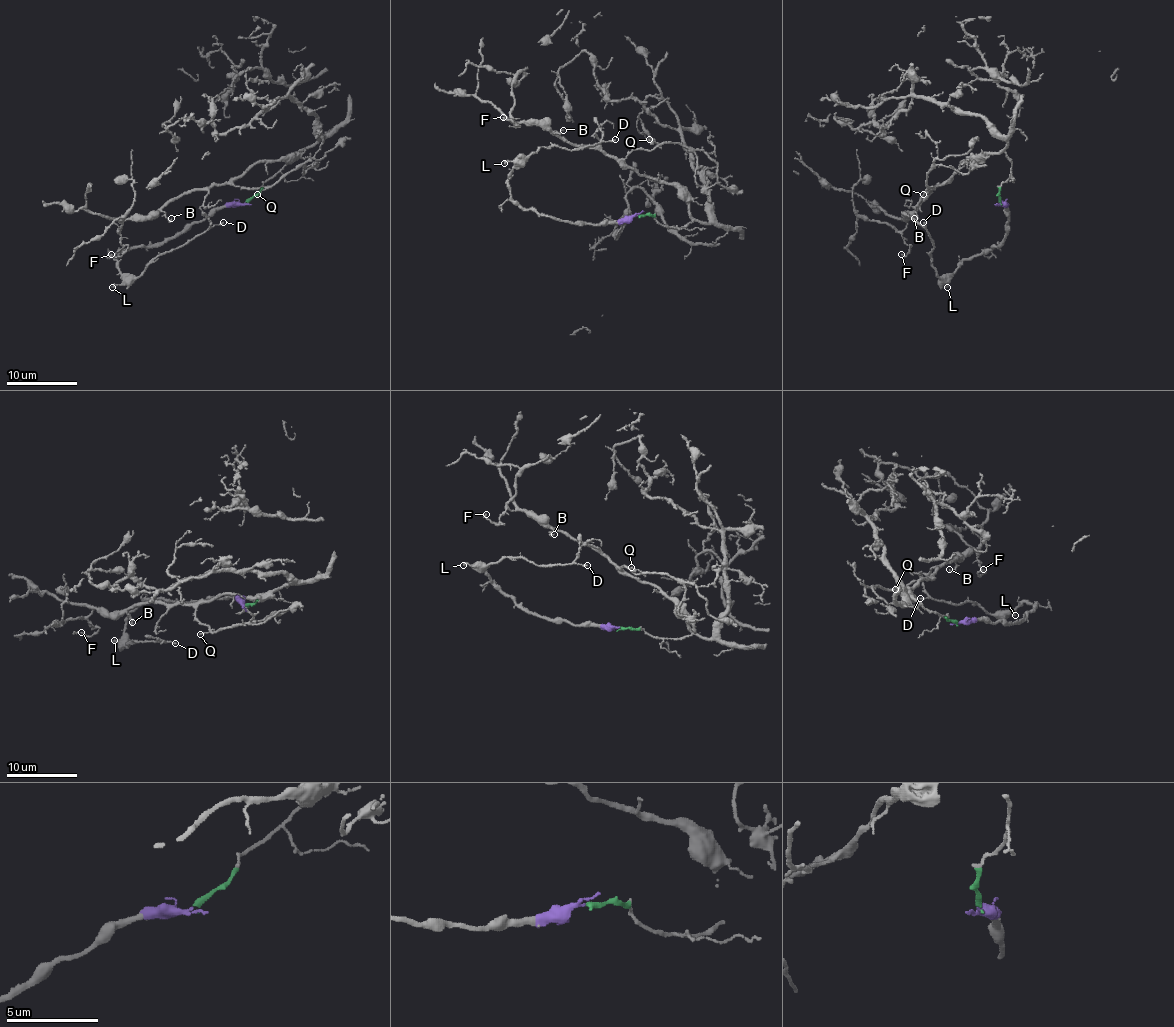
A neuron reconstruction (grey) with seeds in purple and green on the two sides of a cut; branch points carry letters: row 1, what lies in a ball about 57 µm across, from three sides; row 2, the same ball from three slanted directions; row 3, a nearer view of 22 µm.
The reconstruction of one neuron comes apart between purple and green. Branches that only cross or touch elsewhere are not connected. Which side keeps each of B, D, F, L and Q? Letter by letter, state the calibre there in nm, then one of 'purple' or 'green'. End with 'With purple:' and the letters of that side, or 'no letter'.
B: 130 nm | green
D: 160 nm | purple
F: 140 nm | green
L: 130 nm | purple
Q: 180 nm | green
With purple: D, L

